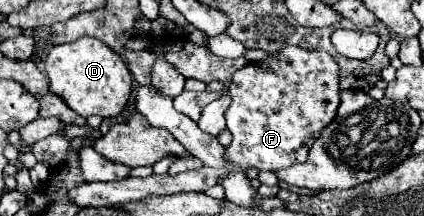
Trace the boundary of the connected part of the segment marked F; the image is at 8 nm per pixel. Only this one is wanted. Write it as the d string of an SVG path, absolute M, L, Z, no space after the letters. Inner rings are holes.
M288 46L272 56L274 58L264 60L260 64L244 66L240 72L234 74L236 78L232 78L232 84L228 86L232 104L226 110L226 122L234 140L226 148L224 156L234 164L238 164L242 170L254 166L258 170L276 172L292 164L306 162L310 146L320 136L320 130L332 122L332 118L336 116L336 108L340 104L338 64L334 62L334 58L330 58L328 52L320 52L320 50L310 52L296 46Z

